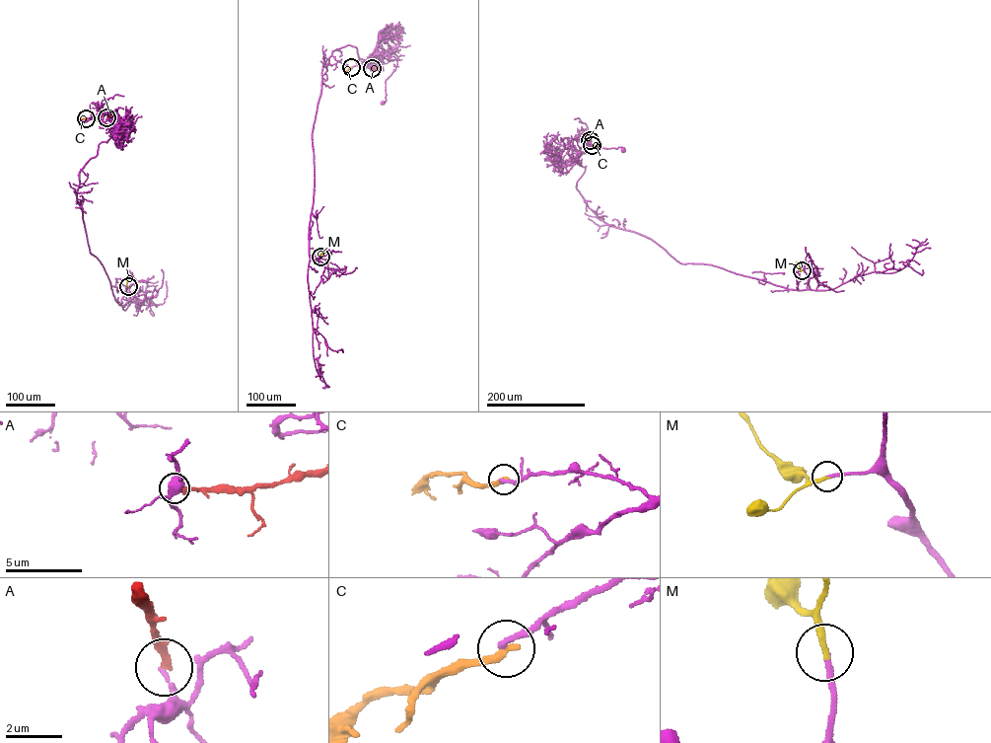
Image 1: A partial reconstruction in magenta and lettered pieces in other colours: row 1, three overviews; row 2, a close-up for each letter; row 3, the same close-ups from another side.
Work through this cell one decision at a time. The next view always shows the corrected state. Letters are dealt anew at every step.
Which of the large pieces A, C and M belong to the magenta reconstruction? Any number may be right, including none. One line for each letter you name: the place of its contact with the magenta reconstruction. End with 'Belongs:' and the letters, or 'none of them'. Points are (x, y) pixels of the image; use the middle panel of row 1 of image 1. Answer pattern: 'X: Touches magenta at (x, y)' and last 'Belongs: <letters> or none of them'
M: Touches magenta at (320, 257)
Belongs: M

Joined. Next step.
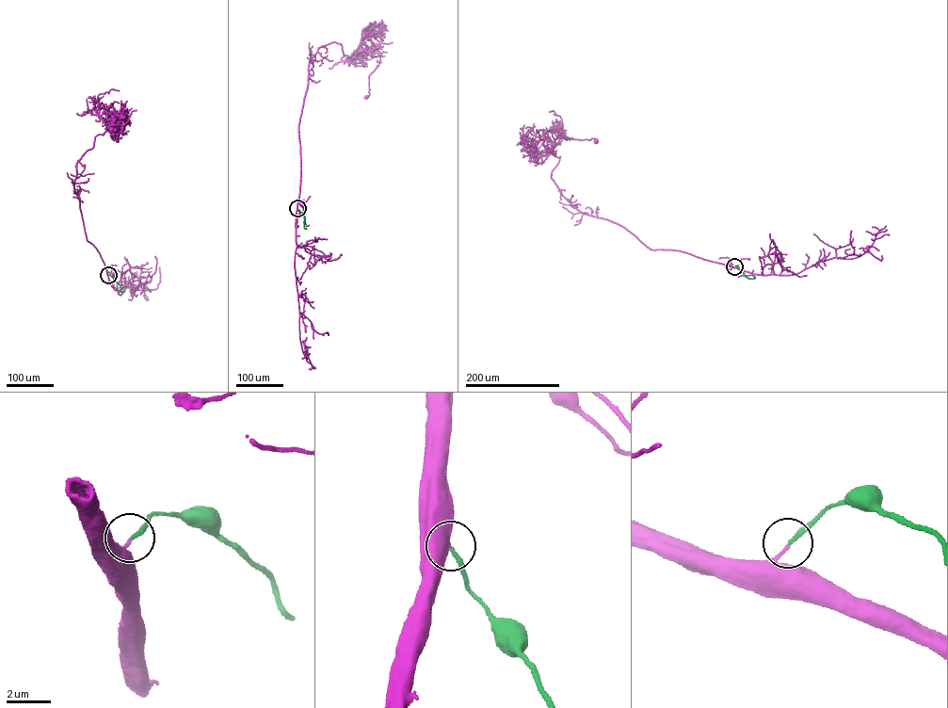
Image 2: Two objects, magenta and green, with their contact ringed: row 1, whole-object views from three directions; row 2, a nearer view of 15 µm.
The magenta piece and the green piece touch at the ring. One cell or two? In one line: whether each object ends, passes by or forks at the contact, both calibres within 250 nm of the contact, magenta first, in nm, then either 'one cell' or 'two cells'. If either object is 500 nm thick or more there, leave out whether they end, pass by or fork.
magenta ends there; green ends there; 120 nm thick on the magenta side, 180 nm on the other; one cell

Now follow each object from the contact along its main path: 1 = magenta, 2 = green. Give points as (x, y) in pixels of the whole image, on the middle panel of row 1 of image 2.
1: (297, 208), (299, 123), (309, 61), (318, 48), (339, 43), (350, 56), (361, 42), (380, 53), (366, 97)
2: (297, 208), (304, 217), (306, 229)

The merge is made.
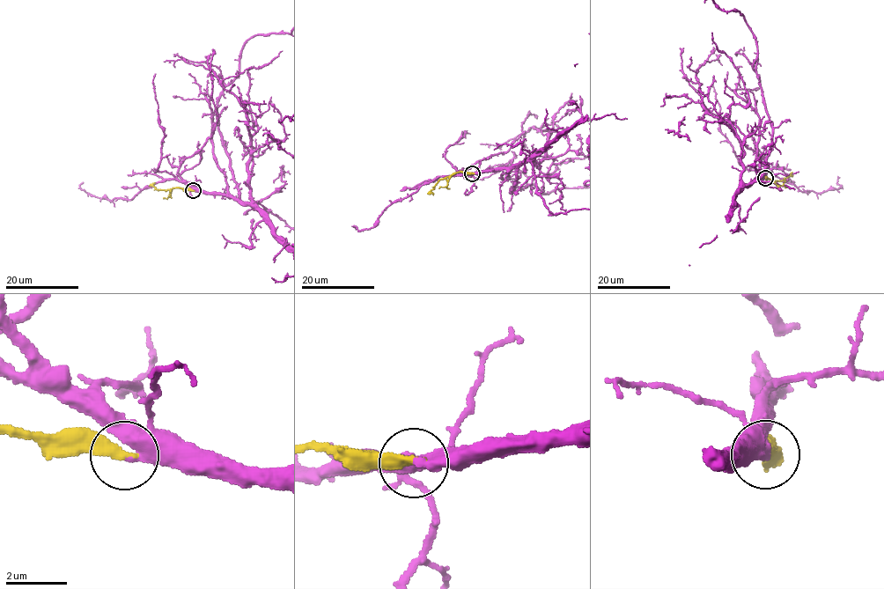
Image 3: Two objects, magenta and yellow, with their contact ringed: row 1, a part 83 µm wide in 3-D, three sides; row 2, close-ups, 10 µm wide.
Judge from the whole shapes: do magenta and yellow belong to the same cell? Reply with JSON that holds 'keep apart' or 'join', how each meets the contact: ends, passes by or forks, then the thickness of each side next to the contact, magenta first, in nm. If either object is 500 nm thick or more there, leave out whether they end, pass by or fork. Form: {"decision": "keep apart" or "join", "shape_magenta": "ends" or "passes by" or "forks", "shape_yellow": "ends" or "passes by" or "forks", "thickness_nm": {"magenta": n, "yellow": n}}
{"decision": "join", "shape_magenta": "ends", "shape_yellow": "ends", "thickness_nm": {"magenta": 320, "yellow": 400}}

